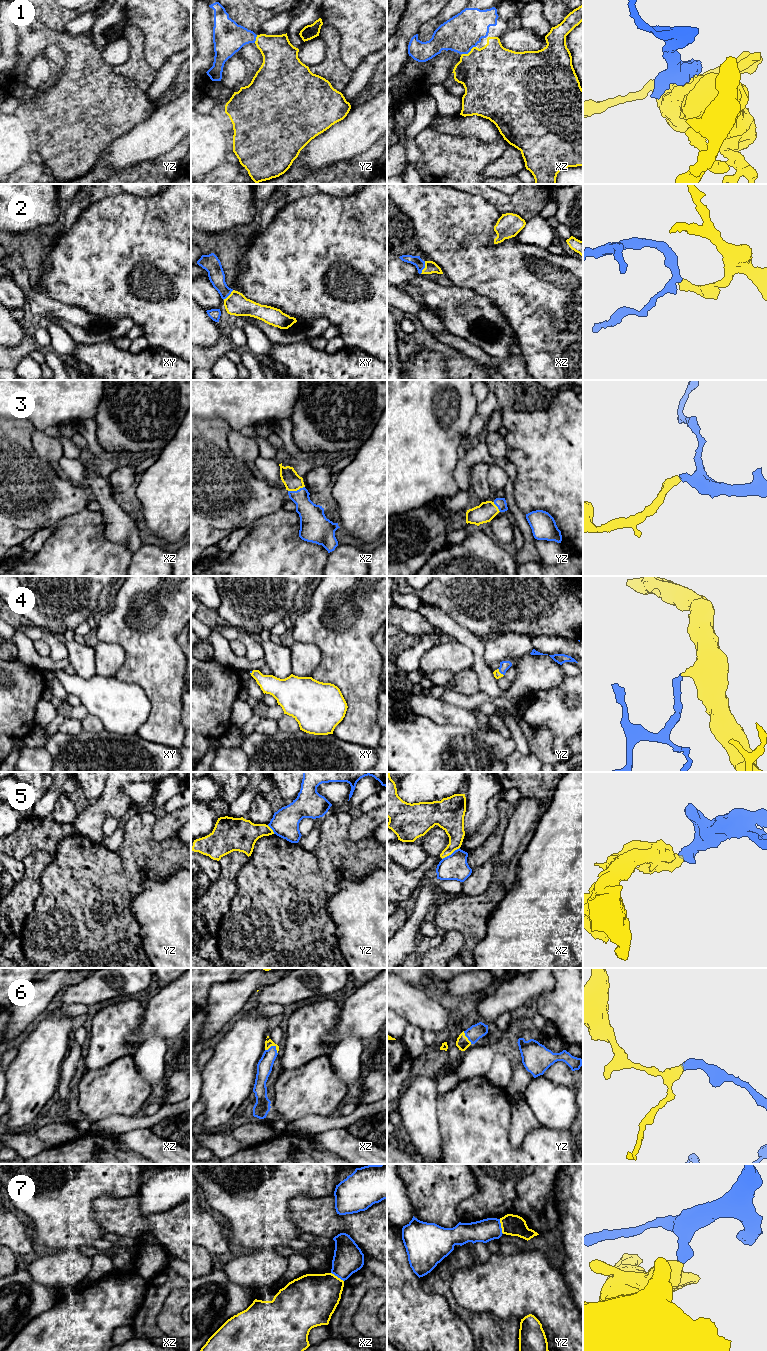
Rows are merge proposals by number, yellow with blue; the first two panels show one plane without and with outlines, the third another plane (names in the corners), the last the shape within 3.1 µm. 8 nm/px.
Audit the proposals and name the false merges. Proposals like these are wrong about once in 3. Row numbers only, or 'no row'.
5, 7

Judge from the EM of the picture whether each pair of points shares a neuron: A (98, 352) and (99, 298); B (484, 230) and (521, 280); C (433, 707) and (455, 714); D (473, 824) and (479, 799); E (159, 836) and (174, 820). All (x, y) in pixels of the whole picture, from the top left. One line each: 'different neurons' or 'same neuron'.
A: different neurons
B: same neuron
C: same neuron
D: same neuron
E: same neuron

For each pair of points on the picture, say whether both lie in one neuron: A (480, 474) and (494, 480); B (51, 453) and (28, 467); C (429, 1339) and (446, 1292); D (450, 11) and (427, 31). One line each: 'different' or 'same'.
A: different
B: different
C: different
D: same

